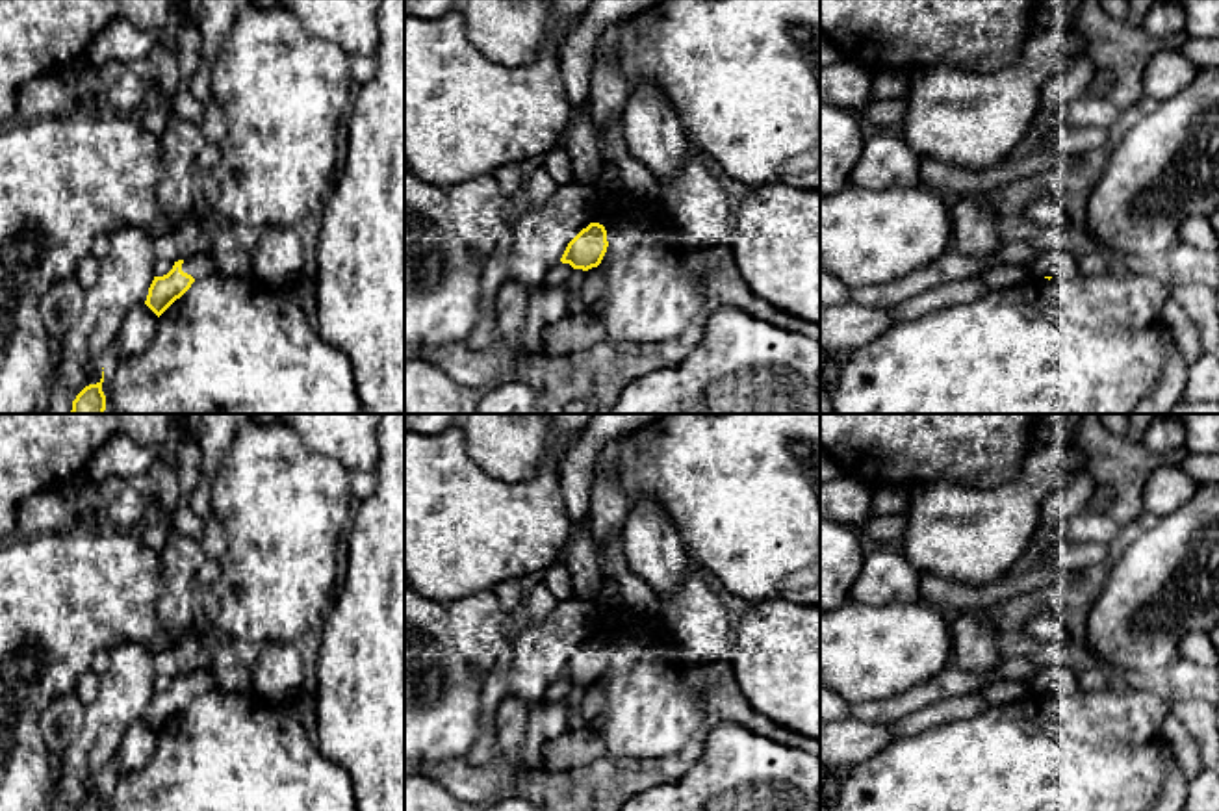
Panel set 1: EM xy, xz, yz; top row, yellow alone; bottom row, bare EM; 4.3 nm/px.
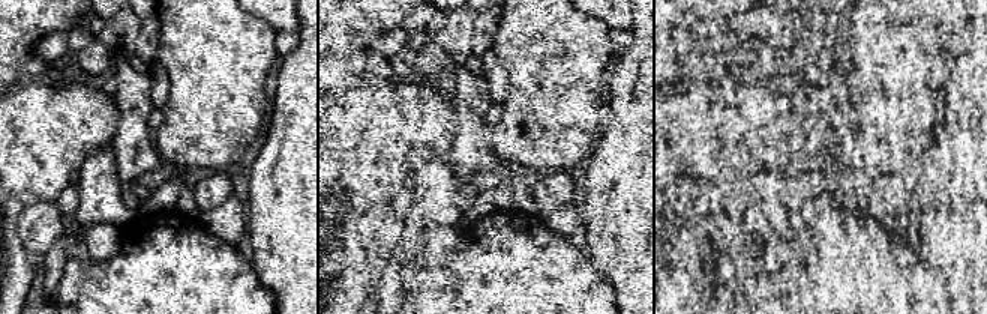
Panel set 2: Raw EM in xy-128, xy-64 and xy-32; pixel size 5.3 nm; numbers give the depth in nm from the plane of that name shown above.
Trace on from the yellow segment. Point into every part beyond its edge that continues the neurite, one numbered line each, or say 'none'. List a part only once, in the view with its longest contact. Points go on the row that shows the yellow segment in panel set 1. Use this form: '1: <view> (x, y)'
1: xy (201, 264)

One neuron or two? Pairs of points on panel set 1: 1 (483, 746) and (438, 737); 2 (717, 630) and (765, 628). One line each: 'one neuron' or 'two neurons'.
1: two neurons
2: two neurons

